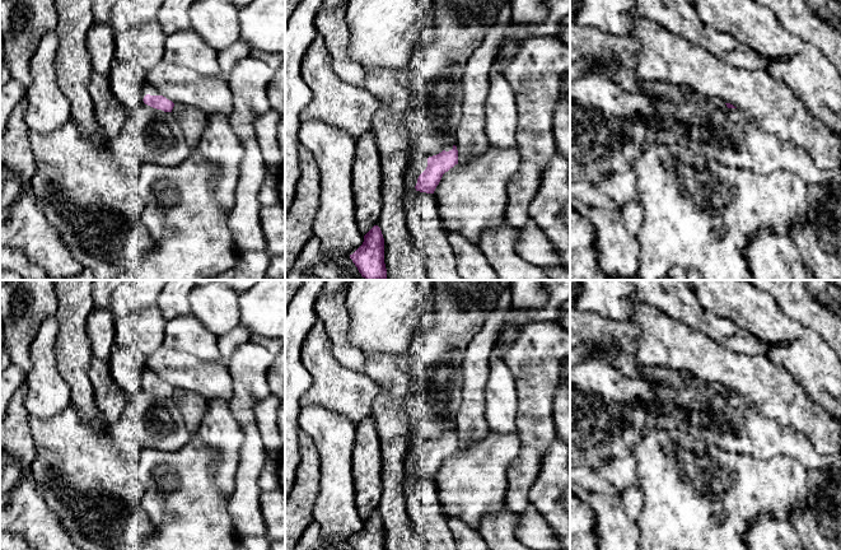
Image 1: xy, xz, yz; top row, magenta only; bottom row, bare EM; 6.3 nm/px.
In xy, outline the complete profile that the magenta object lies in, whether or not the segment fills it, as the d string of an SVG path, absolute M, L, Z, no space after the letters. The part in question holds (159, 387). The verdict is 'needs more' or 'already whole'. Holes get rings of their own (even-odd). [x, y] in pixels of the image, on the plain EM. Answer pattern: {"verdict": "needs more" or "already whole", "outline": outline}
{"verdict": "needs more", "outline": "M148 367L142 370L142 386L145 390L162 395L164 397L172 397L174 388L163 382L153 370Z"}

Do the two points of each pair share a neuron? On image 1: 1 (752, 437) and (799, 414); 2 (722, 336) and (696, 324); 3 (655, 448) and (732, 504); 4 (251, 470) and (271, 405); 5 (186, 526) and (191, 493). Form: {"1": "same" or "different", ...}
{"1": "different", "2": "same", "3": "same", "4": "different", "5": "same"}

